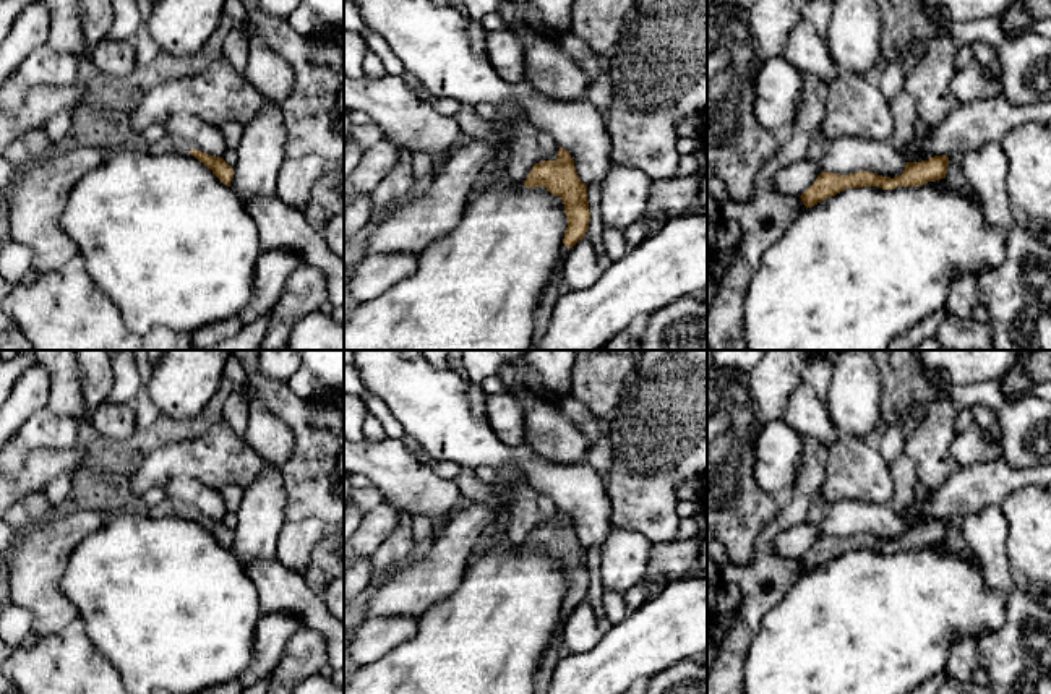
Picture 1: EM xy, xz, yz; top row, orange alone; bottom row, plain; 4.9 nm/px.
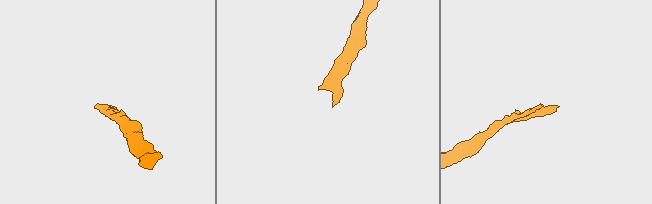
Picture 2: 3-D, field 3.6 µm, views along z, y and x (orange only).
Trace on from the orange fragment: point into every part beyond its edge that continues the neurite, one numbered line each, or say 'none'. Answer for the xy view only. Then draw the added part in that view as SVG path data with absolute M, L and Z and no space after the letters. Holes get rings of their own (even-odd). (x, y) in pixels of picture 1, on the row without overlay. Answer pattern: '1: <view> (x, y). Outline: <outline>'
1: xy (167, 508). Outline: M165 498L164 501L161 501L148 511L148 514L154 519L172 516L190 517L191 512L195 511L187 503L174 501L170 498Z

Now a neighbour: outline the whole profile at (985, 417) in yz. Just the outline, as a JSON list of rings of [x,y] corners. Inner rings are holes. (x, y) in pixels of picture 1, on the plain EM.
[[[975,405],[972,409],[975,423],[985,431],[989,433],[993,438],[1001,441],[1001,425],[997,415],[986,405]]]

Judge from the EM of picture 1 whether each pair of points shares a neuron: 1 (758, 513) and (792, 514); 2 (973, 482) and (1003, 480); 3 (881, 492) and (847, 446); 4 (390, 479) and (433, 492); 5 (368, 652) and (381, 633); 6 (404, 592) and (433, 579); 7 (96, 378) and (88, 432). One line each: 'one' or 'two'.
1: two
2: one
3: one
4: one
5: one
6: one
7: two

